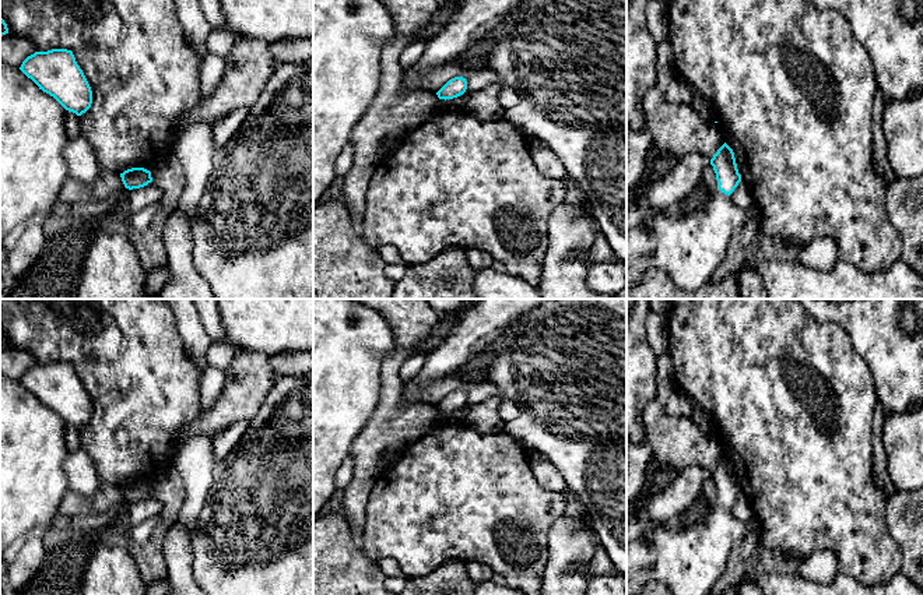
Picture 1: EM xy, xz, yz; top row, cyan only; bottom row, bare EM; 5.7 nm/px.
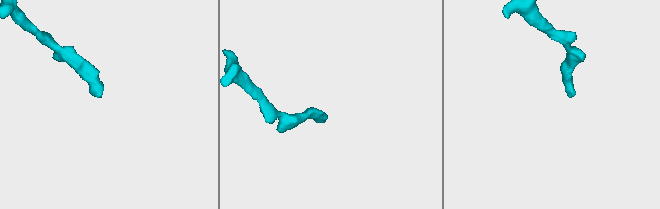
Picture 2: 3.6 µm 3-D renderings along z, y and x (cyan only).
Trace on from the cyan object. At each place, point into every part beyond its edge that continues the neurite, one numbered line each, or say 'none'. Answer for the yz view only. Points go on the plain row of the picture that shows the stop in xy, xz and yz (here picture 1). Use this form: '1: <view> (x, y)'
1: yz (688, 559)

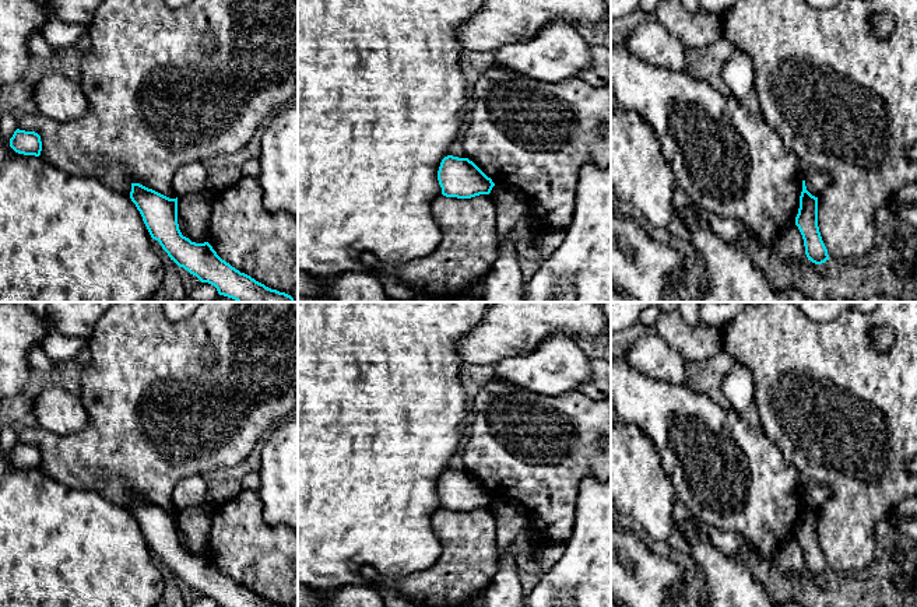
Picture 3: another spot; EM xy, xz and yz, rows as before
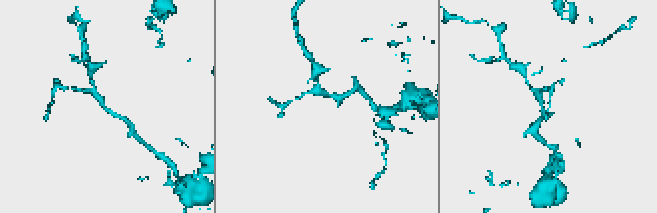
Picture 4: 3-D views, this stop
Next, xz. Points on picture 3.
none

